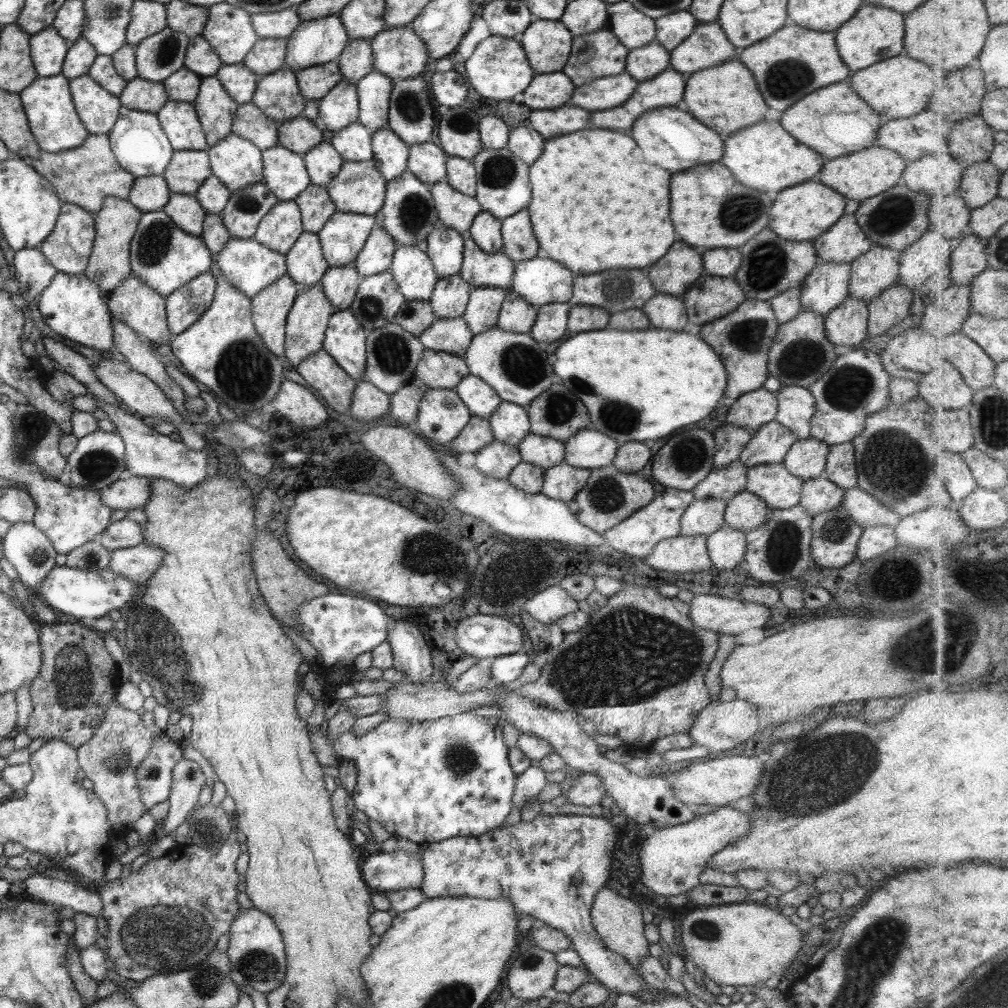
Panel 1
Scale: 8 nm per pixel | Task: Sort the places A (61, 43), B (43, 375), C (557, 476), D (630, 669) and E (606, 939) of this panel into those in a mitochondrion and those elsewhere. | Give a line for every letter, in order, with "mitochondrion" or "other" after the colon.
A: other
B: other
C: other
D: mitochondrion
E: other

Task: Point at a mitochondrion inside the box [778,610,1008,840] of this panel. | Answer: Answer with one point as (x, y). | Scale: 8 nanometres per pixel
(935, 646)

